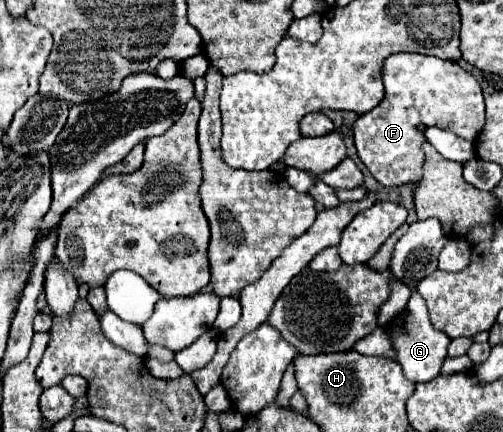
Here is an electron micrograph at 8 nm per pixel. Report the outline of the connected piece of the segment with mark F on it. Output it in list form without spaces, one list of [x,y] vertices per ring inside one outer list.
[[[394,53],[386,57],[382,65],[382,81],[385,89],[384,99],[372,111],[360,115],[354,125],[358,157],[381,185],[392,187],[416,183],[422,175],[424,153],[420,145],[424,135],[416,131],[416,125],[438,127],[468,141],[476,141],[484,129],[484,97],[480,91],[480,83],[454,61],[442,61],[438,57],[428,57],[420,53]]]

